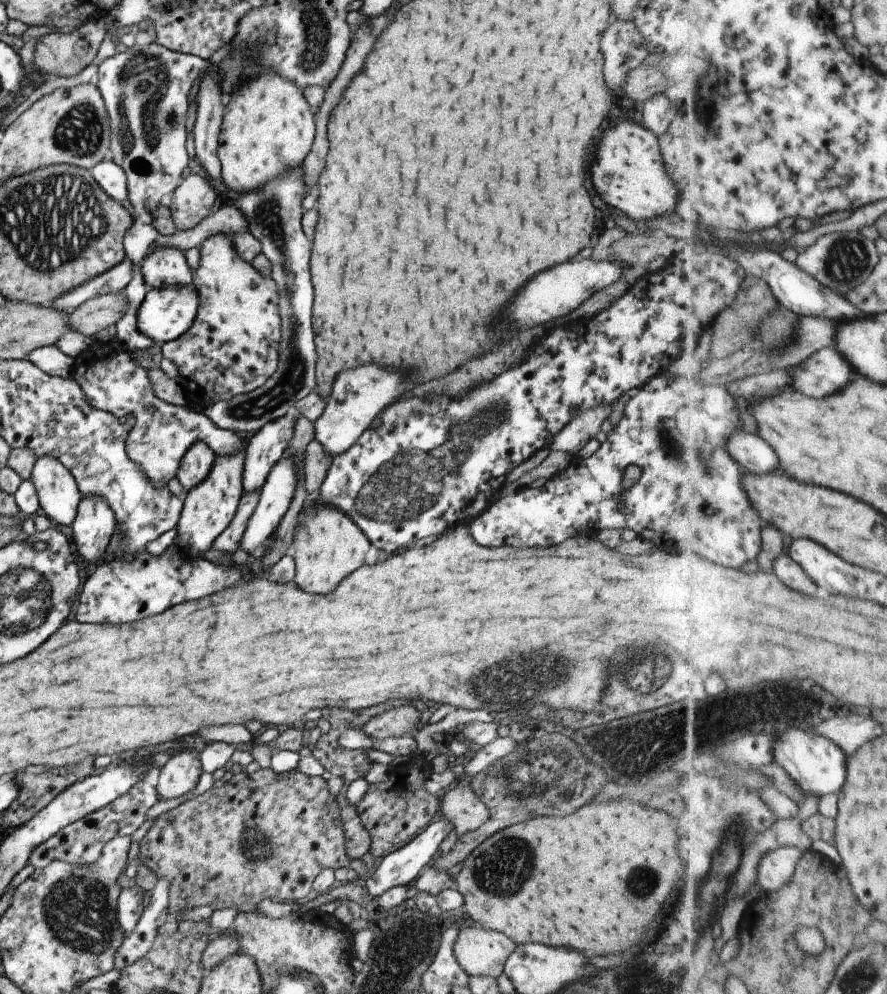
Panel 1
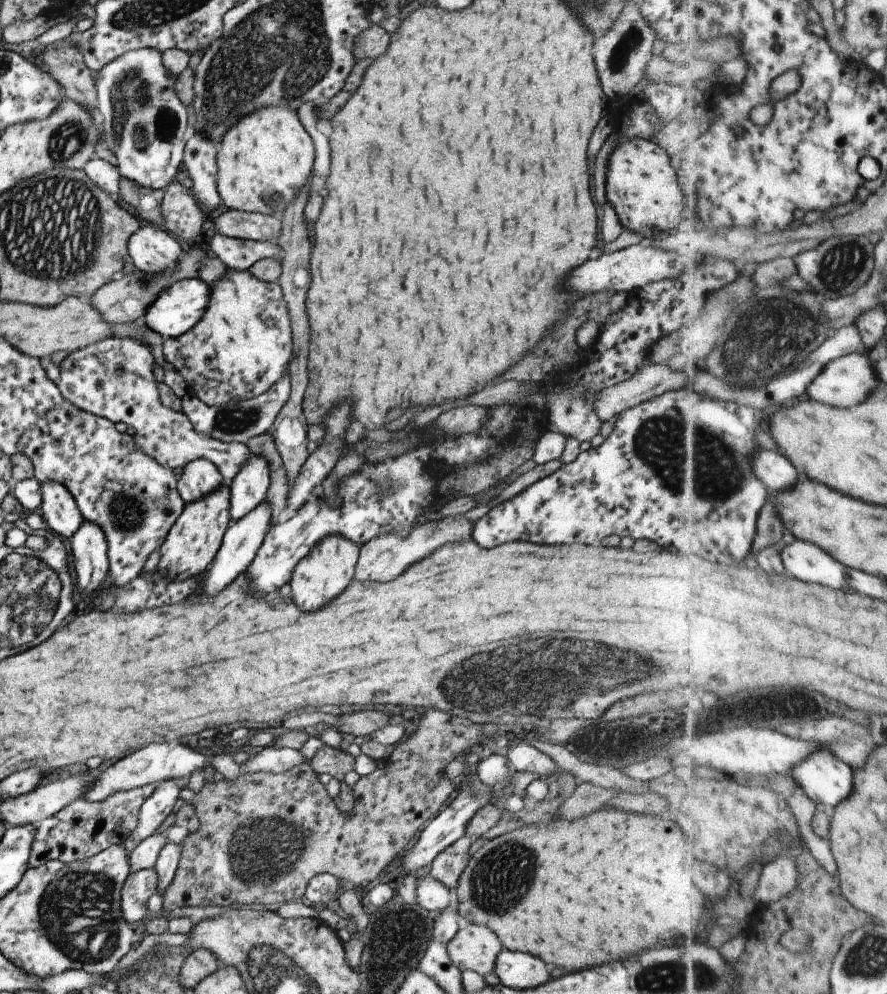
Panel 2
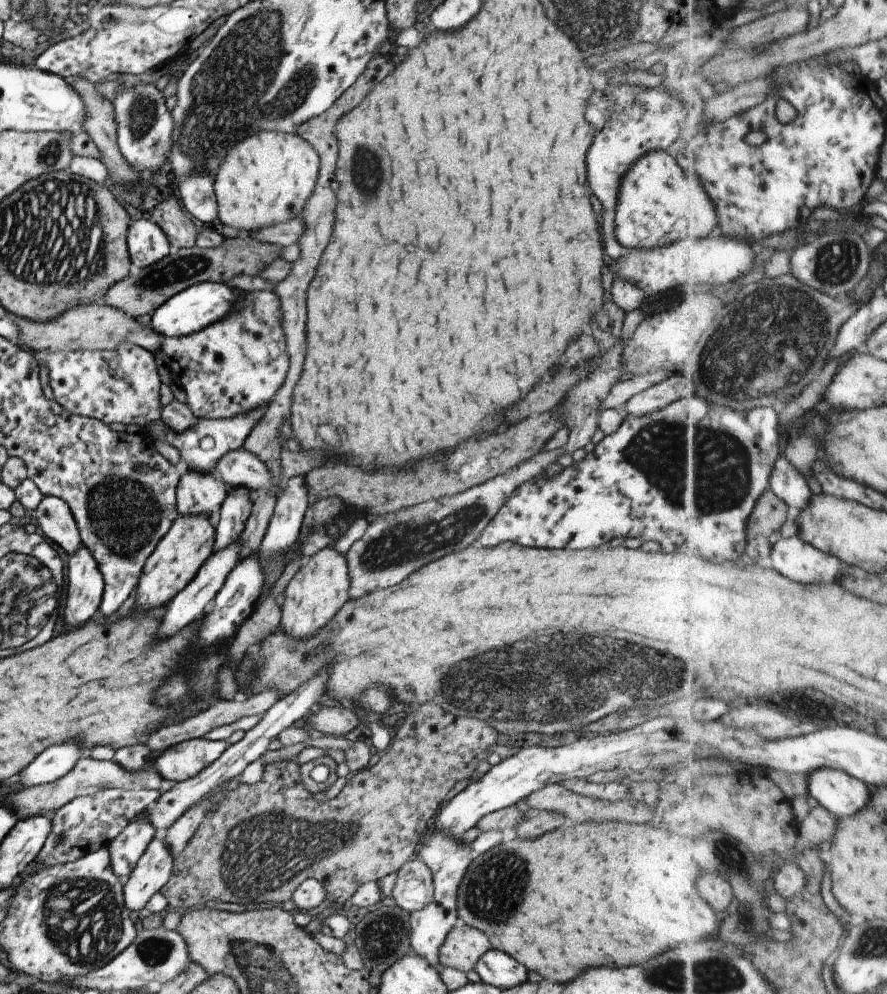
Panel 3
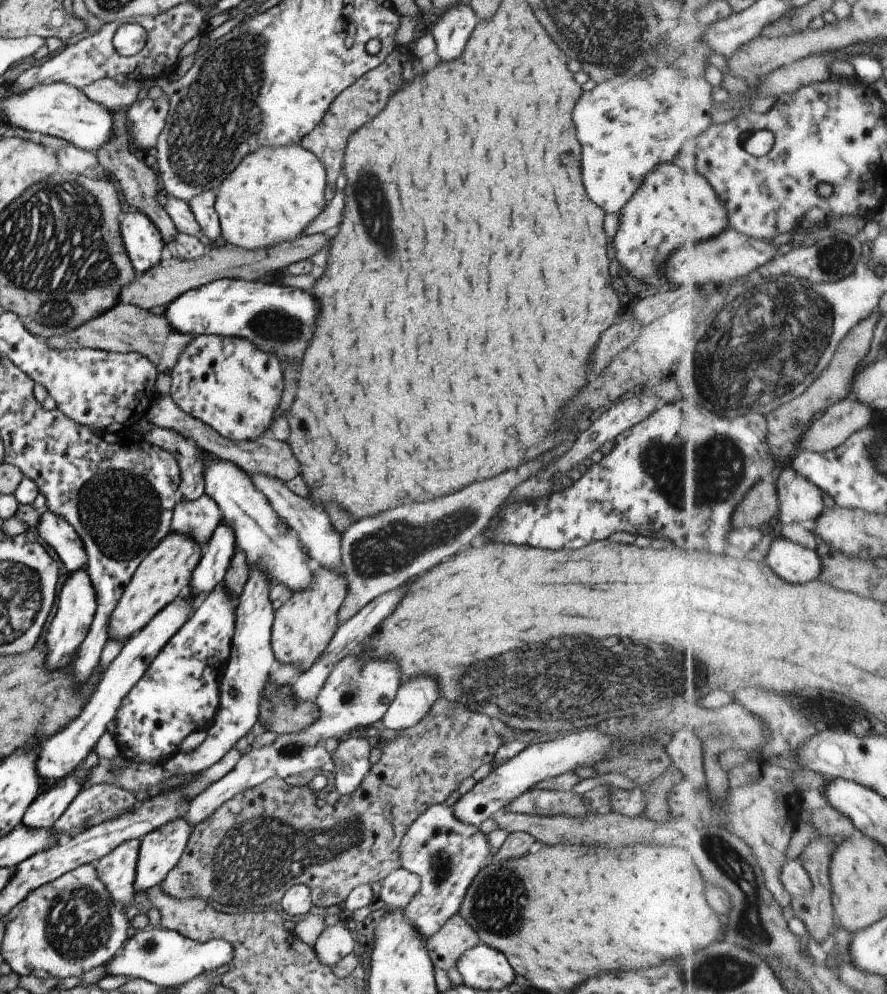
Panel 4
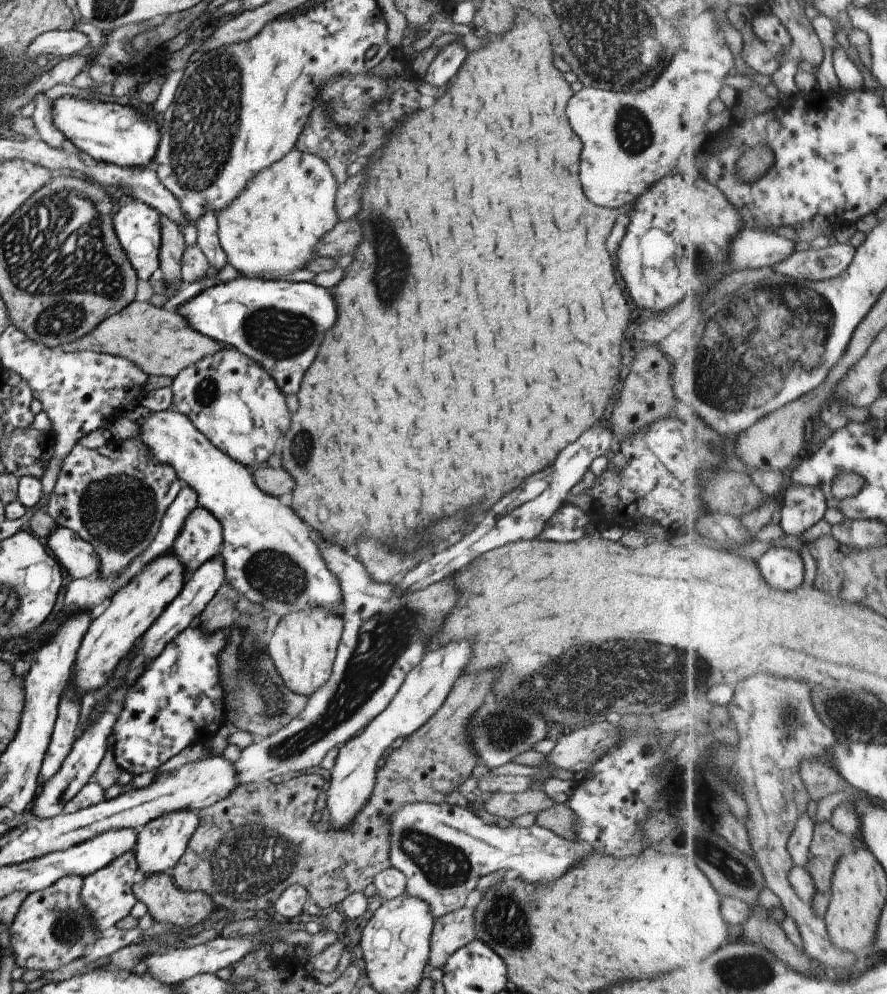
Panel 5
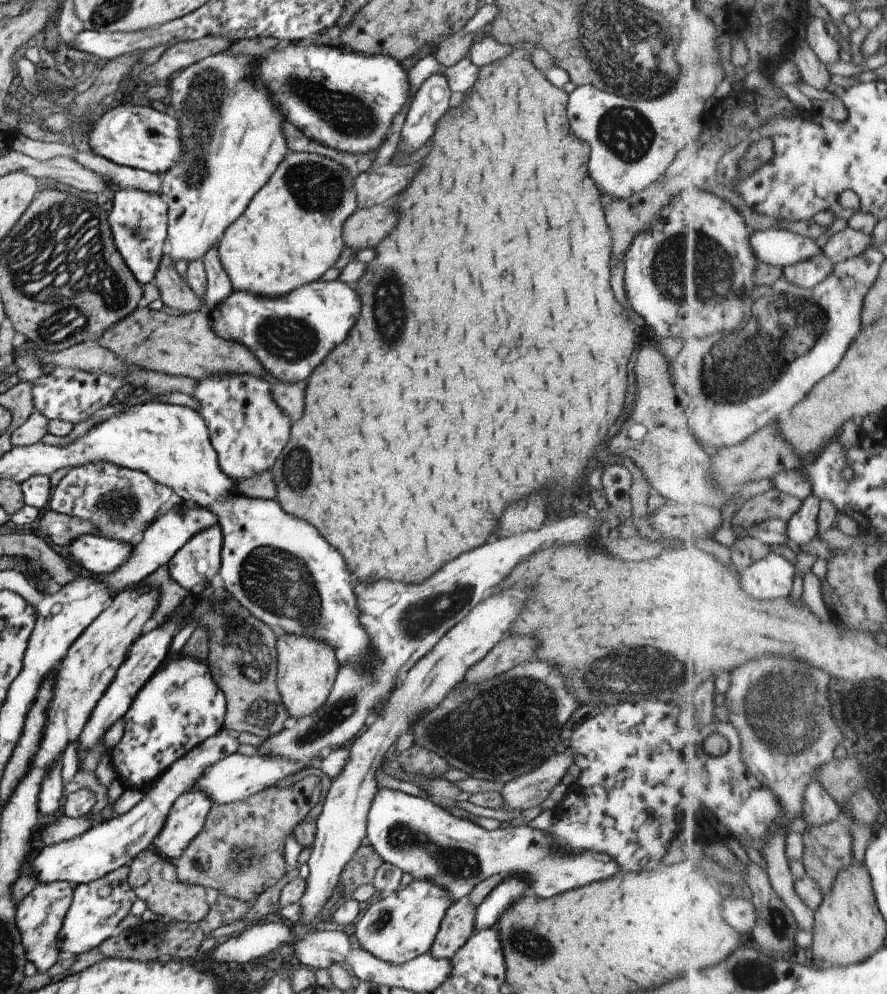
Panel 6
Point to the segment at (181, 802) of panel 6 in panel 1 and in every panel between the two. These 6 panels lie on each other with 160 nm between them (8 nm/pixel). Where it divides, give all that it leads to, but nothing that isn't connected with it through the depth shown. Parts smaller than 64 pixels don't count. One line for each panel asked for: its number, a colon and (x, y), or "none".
1: (130, 905)
2: (139, 886)
3: (153, 869)
4: (160, 850)
5: (161, 842)

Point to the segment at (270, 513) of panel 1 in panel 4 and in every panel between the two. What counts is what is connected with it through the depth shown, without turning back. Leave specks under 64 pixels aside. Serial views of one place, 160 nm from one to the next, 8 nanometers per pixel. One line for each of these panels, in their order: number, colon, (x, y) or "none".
2: (244, 537)
3: (189, 604)
4: (60, 756)

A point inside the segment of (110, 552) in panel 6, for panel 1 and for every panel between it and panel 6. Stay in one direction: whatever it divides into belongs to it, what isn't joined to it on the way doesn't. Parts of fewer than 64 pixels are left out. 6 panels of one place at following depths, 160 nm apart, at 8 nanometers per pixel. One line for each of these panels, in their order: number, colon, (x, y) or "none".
1: (59, 496)
2: (59, 510)
3: (53, 515)
4: (58, 533)
5: (78, 557)

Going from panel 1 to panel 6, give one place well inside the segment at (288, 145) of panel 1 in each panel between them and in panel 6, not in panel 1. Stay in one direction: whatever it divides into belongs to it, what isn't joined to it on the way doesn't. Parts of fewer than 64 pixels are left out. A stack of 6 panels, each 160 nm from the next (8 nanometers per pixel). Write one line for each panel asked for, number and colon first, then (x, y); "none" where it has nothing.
2: (263, 160)
3: (266, 178)
4: (272, 196)
5: (271, 229)
6: (291, 232)

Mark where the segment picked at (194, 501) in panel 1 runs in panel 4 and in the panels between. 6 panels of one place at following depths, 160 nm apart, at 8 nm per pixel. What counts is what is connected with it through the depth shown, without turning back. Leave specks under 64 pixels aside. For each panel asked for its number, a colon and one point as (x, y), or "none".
2: (192, 543)
3: (188, 544)
4: (166, 571)

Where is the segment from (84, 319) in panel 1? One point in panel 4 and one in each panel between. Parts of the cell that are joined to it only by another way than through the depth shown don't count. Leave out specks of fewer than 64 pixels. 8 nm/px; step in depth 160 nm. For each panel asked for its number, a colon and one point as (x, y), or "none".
2: (125, 298)
3: (142, 293)
4: (159, 286)

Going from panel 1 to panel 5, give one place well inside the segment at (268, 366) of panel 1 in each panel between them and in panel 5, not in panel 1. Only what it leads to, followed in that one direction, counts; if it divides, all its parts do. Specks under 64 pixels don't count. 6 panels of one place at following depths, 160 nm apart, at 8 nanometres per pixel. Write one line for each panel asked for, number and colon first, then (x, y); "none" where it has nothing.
2: (242, 345)
3: (234, 365)
4: (226, 382)
5: (231, 399)

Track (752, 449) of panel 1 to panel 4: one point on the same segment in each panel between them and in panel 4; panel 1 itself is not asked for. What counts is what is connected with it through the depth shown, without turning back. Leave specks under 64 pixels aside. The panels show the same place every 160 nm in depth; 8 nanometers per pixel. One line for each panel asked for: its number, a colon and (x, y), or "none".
2: (777, 472)
3: (788, 481)
4: (803, 501)

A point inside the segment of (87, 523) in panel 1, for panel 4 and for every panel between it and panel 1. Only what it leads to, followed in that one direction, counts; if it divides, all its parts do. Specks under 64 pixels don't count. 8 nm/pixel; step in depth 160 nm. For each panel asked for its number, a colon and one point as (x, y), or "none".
2: (89, 545)
3: (86, 585)
4: (77, 603)

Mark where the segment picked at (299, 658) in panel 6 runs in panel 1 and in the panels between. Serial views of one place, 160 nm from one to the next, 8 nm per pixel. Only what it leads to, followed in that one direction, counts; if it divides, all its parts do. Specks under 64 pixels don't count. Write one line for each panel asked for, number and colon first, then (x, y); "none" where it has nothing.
1: (328, 546)
2: (323, 574)
3: (320, 587)
4: (302, 627)
5: (303, 646)

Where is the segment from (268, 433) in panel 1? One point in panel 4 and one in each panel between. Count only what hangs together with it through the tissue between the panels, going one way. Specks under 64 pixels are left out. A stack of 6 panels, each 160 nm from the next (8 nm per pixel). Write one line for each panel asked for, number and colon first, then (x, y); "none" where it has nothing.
2: (250, 486)
3: (235, 510)
4: (209, 573)

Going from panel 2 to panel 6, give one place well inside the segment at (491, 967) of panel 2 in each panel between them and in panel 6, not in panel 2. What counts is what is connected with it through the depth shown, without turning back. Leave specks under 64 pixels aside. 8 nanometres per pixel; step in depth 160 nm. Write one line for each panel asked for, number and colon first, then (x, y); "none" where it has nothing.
3: (464, 945)
4: (445, 947)
5: (450, 932)
6: (458, 925)

